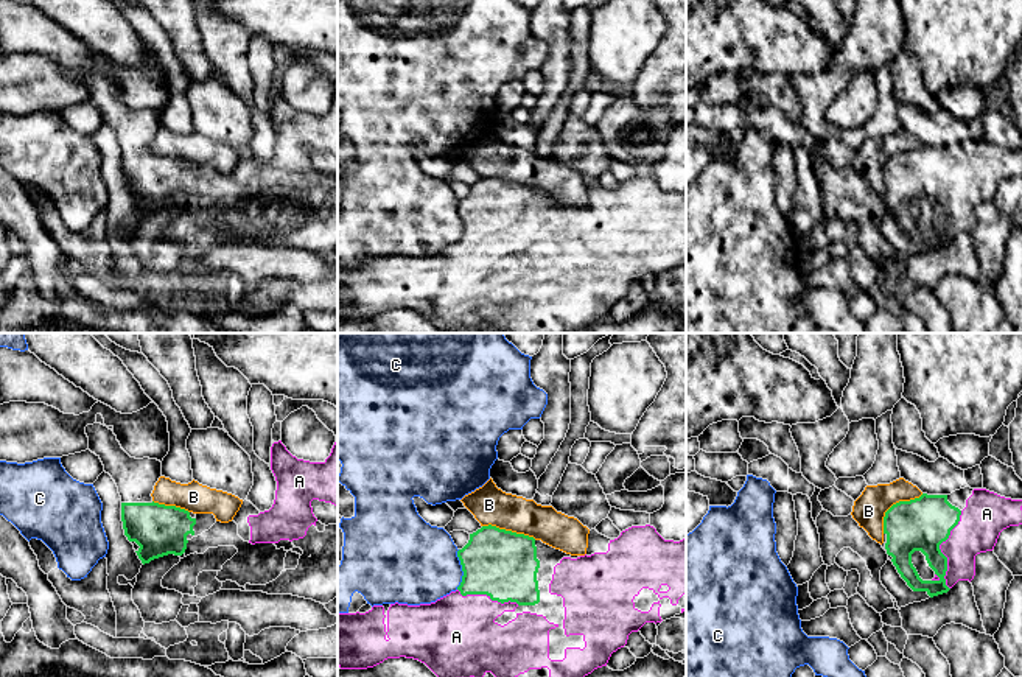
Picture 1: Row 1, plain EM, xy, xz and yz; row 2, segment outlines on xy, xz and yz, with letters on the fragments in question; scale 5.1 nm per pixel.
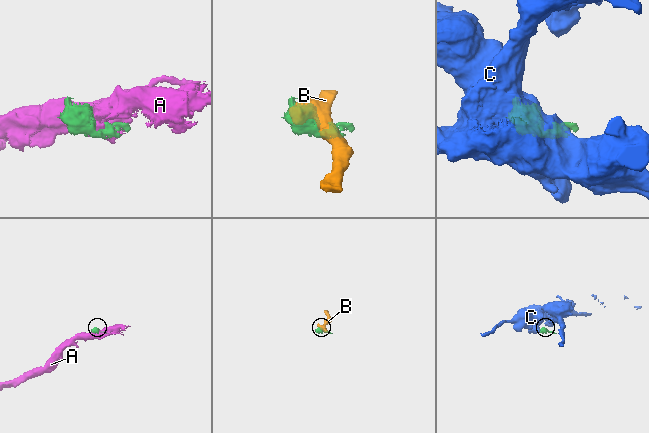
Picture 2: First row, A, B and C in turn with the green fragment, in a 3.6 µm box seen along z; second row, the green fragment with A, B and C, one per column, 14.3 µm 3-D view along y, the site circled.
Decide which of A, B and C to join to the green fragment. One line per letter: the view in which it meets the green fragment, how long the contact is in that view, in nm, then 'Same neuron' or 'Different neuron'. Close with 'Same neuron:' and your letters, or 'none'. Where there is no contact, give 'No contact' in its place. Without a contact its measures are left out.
A: Touches green in yz. Shared border 420 nm. Same neuron
B: Touches green in yz. Shared border 300 nm. Different neuron
C: Touches green in xz. Shared border 200 nm. Different neuron
Same neuron: A

